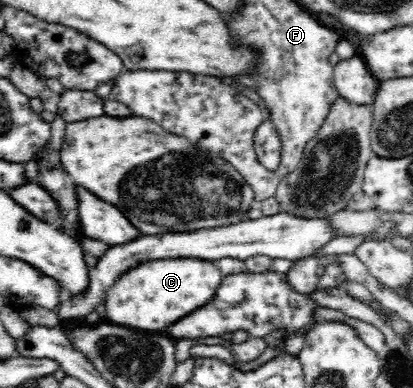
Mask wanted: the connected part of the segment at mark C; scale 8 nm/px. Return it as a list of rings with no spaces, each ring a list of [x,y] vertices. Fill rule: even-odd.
[[[165,258],[145,262],[107,288],[105,321],[141,331],[163,330],[189,312],[205,306],[215,296],[223,277],[219,265],[205,259]]]

